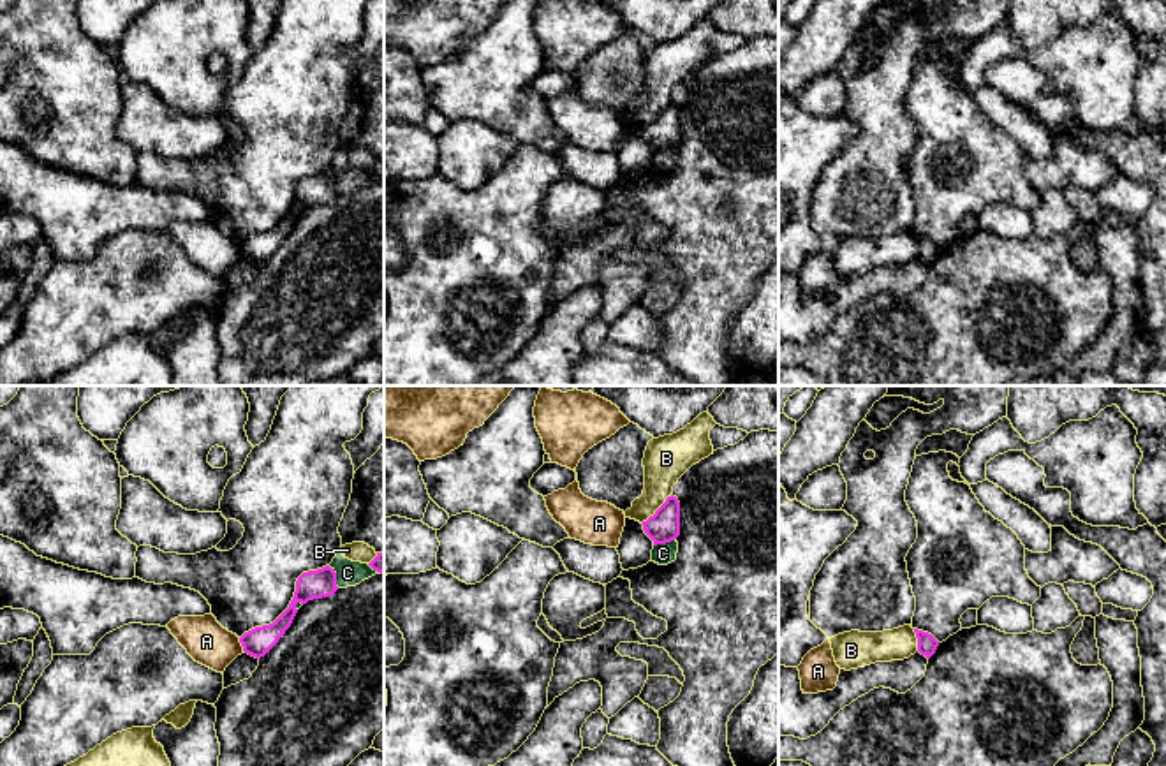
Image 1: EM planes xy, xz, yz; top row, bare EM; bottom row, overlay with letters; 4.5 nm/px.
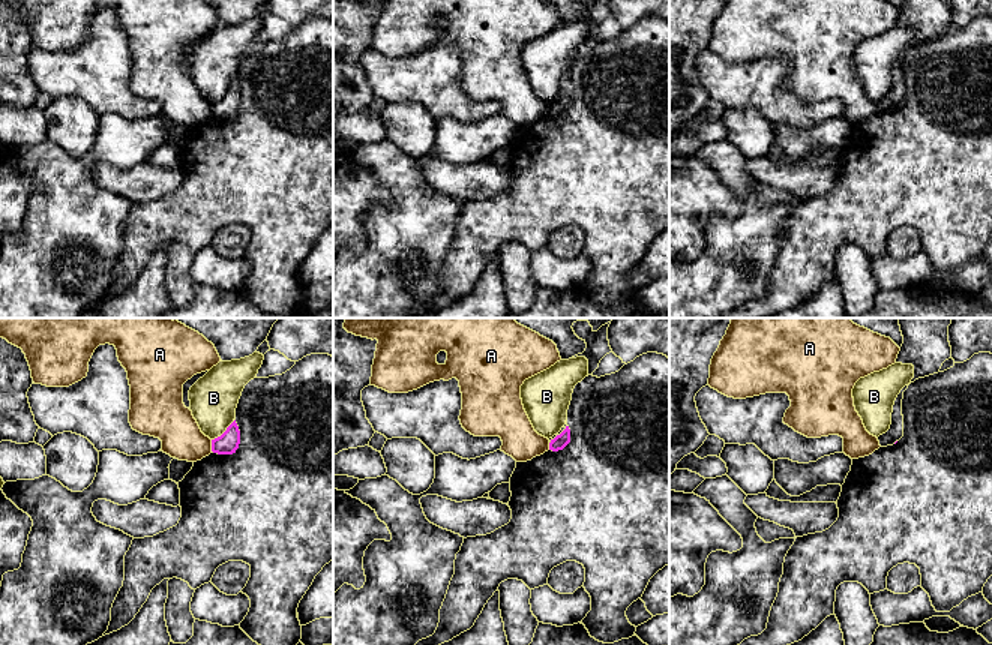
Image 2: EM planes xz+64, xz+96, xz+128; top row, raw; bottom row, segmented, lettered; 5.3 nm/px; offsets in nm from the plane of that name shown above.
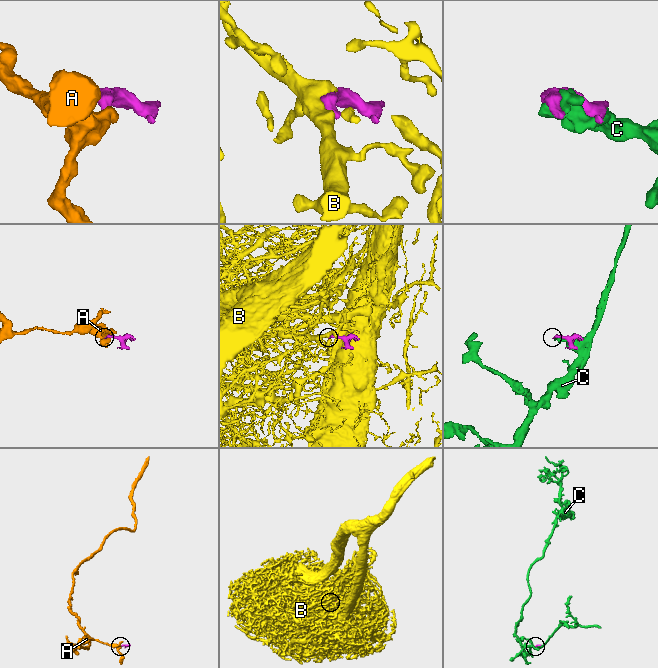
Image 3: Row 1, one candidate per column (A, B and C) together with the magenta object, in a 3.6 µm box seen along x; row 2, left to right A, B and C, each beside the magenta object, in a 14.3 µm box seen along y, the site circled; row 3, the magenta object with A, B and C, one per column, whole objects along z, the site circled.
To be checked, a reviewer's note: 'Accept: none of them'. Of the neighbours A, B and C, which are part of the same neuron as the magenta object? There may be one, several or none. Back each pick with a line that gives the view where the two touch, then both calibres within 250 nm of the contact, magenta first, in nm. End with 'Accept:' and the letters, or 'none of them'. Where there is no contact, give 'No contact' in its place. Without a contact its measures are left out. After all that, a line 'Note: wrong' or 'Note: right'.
Accept: none of them
Note: right

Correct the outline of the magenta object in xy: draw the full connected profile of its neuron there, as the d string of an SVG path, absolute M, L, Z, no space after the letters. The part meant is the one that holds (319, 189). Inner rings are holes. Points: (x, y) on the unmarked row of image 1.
M329 171L303 178L296 187L296 197L289 213L273 229L255 232L240 243L243 257L255 264L264 262L291 232L298 218L298 208L306 210L314 204L331 203L336 195L336 178Z

